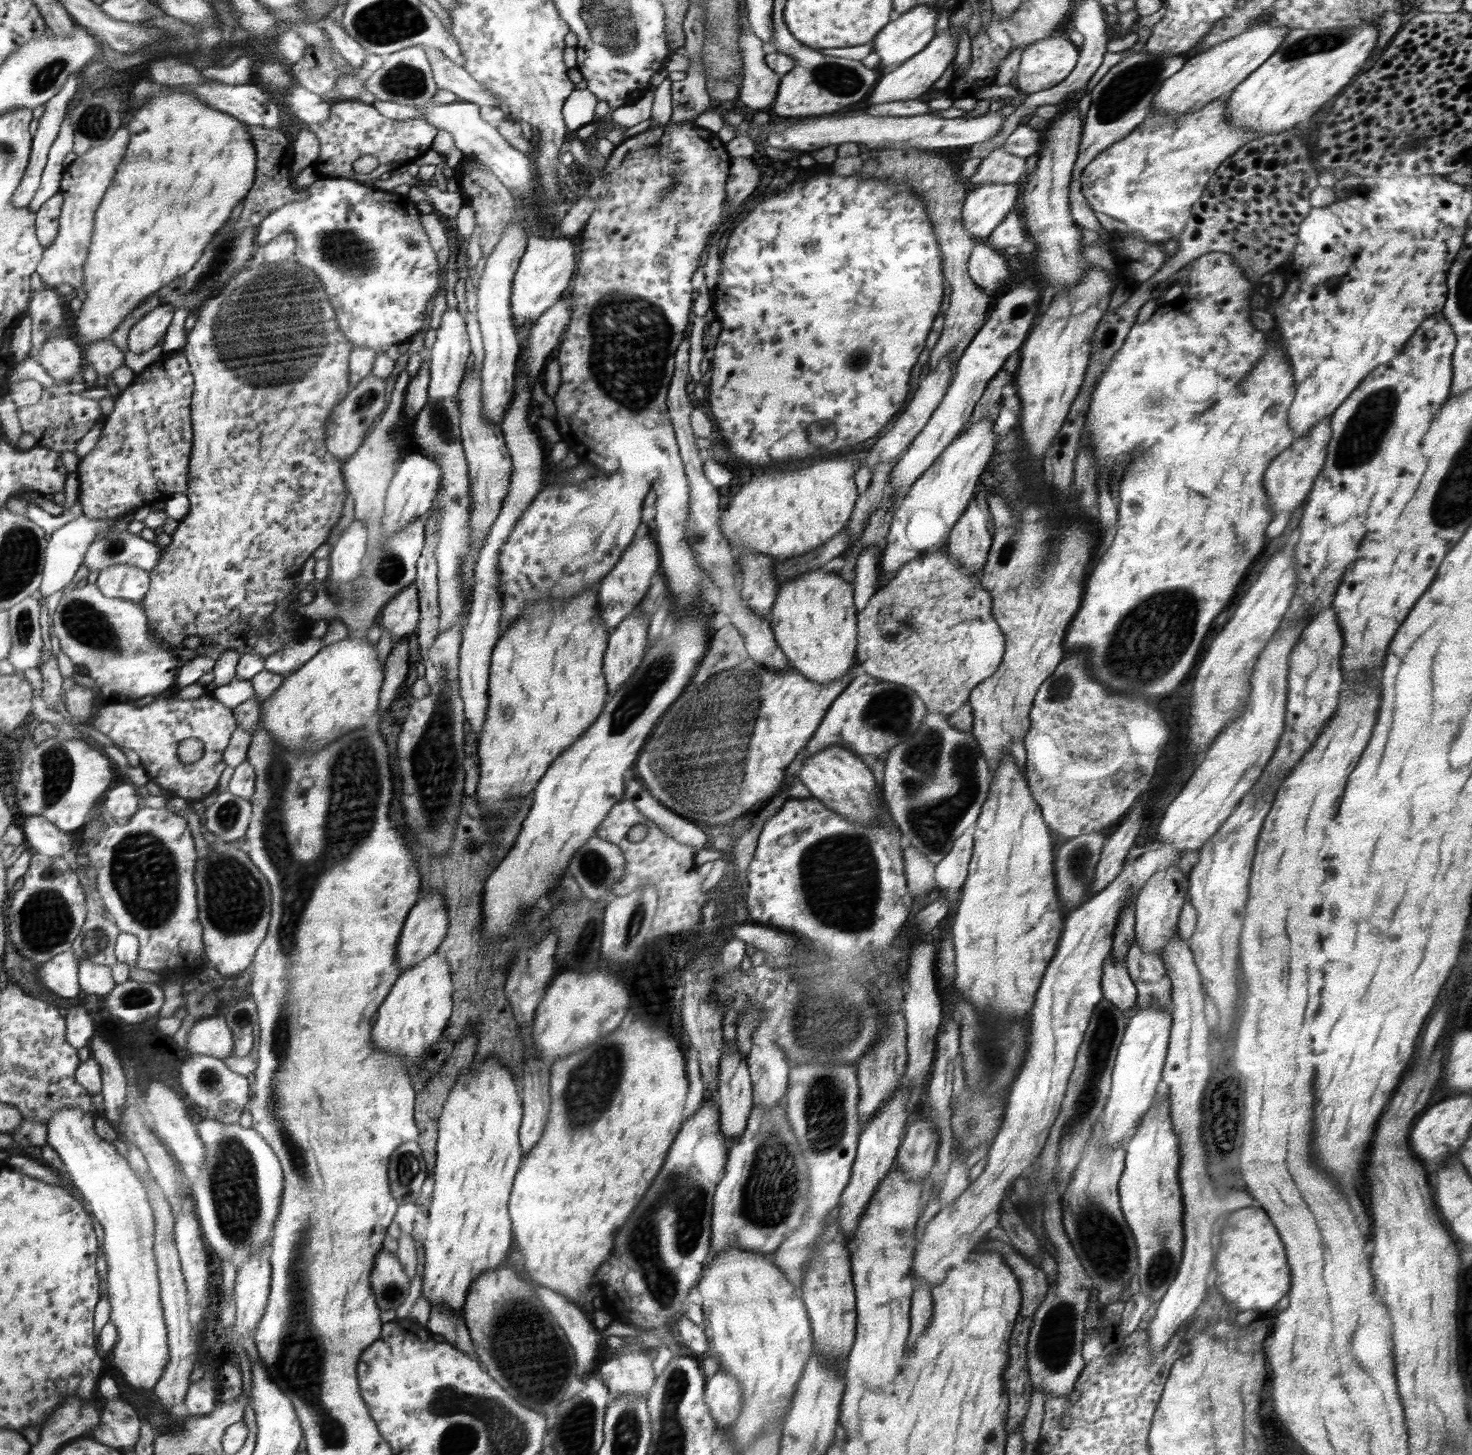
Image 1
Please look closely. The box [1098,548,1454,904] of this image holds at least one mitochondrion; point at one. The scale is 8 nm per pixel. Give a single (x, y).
(1146, 644)

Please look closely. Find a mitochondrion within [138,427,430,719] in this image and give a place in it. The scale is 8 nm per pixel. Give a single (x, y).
(391, 568)

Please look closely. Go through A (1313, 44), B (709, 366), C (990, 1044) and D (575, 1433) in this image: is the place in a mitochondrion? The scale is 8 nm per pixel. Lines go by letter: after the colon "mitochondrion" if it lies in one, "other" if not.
A: mitochondrion
B: other
C: mitochondrion
D: mitochondrion

